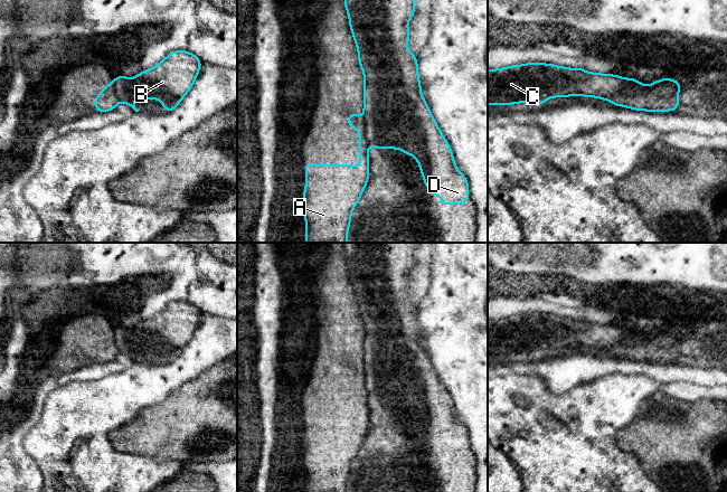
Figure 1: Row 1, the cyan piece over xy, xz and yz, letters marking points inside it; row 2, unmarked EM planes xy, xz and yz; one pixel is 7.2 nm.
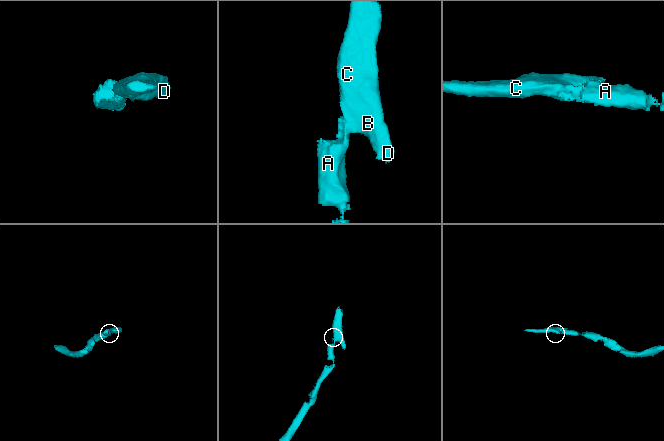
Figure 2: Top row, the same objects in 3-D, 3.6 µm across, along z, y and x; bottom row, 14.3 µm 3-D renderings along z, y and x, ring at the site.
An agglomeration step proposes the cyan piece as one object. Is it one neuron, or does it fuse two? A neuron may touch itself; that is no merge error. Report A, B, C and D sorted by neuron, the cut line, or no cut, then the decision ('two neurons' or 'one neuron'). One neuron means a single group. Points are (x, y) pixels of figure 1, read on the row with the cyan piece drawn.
A / B C D; cut in yz along (625, 78), (631, 93), (615, 94), (610, 100); two neurons

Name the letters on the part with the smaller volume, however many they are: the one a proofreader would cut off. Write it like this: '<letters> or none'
B, C, D

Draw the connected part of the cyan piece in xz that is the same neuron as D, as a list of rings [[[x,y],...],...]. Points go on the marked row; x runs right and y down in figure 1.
[[[344,0],[364,72],[366,136],[374,149],[397,149],[412,154],[419,164],[425,188],[441,197],[441,205],[463,205],[469,201],[468,180],[456,168],[452,149],[422,96],[417,57],[407,49],[407,22],[415,13],[414,1]]]

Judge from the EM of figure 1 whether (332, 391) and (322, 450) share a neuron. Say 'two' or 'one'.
one

